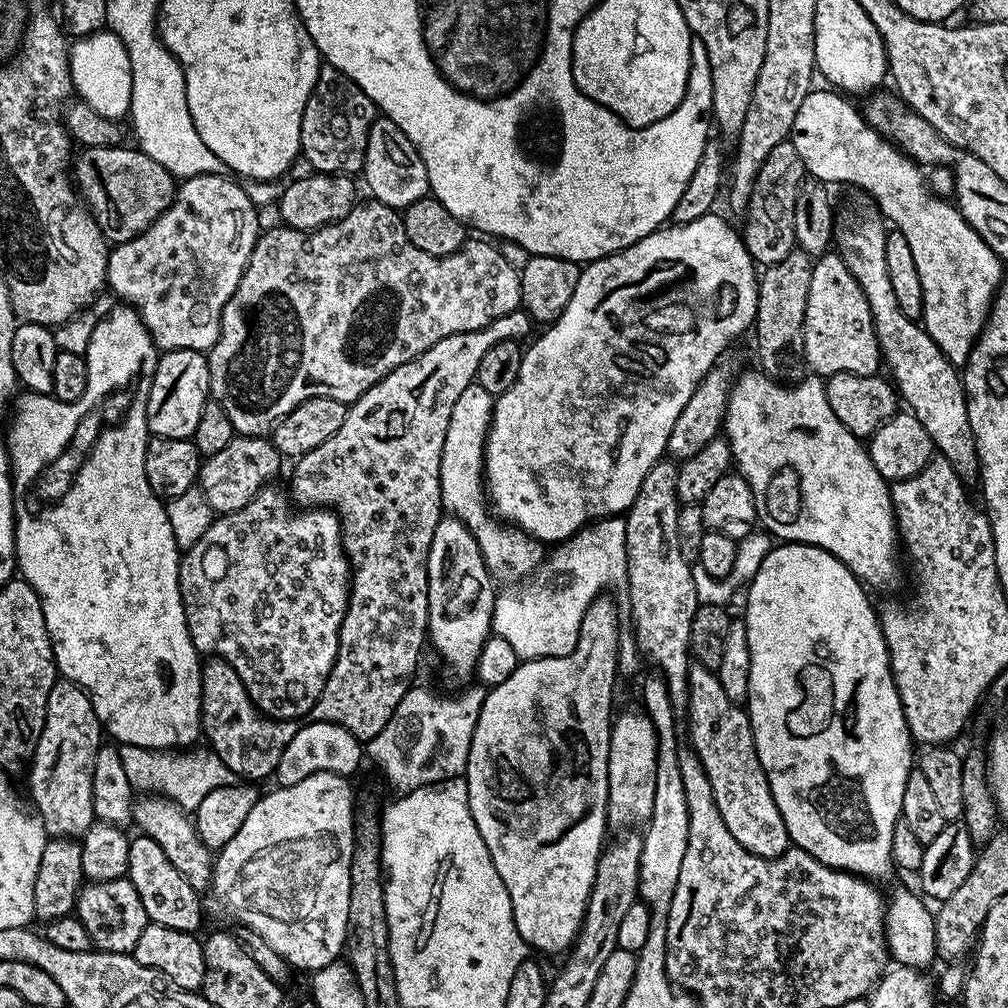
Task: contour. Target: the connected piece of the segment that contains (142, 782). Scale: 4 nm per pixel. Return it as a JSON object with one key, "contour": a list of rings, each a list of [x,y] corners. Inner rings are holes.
{"contour":[[[125,744],[120,748],[120,761],[122,770],[126,770],[126,778],[130,778],[137,793],[164,796],[188,814],[195,813],[198,802],[202,802],[210,790],[230,786],[238,780],[234,770],[230,770],[216,752],[204,746],[192,746],[187,750],[157,750]]]}

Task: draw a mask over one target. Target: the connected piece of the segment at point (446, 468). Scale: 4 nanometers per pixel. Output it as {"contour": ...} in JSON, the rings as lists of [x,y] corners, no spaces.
{"contour":[[[472,383],[470,386],[466,386],[466,390],[462,390],[462,395],[458,397],[458,402],[454,402],[454,410],[450,414],[450,426],[446,426],[446,442],[442,446],[442,466],[440,467],[440,503],[445,513],[457,516],[458,519],[463,522],[470,530],[470,534],[474,534],[474,538],[478,542],[478,546],[482,550],[484,555],[484,561],[488,567],[488,571],[492,573],[493,577],[500,578],[500,576],[516,576],[512,578],[524,578],[529,574],[536,571],[540,567],[542,561],[546,556],[546,548],[539,540],[535,540],[533,536],[528,536],[524,532],[521,532],[519,528],[515,526],[505,526],[493,513],[490,511],[489,501],[486,499],[486,485],[484,482],[484,444],[488,441],[488,427],[492,425],[492,406],[494,398],[486,390],[482,390],[482,386],[478,383]]]}

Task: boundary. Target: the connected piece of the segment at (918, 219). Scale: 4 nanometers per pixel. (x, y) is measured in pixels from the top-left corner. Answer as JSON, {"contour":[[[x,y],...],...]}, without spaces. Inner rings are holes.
{"contour":[[[813,90],[809,92],[808,97],[802,102],[802,106],[798,106],[798,114],[794,118],[794,126],[792,127],[794,143],[804,163],[805,173],[807,173],[809,177],[823,181],[824,184],[828,186],[834,186],[834,184],[854,184],[856,187],[862,188],[873,196],[869,197],[874,201],[881,217],[883,217],[889,225],[894,226],[895,231],[903,234],[906,238],[906,242],[910,242],[910,250],[914,253],[914,264],[918,266],[918,280],[922,282],[922,302],[924,303],[922,327],[924,331],[930,334],[930,338],[934,338],[934,342],[938,342],[938,346],[942,352],[946,354],[946,358],[951,364],[962,366],[968,361],[968,356],[972,353],[972,348],[976,345],[977,338],[979,338],[980,333],[984,330],[984,325],[988,322],[988,313],[992,311],[992,301],[996,298],[996,289],[1000,287],[1002,281],[1005,279],[1005,265],[994,254],[994,250],[990,250],[990,246],[986,246],[986,242],[982,242],[978,230],[974,230],[970,226],[970,222],[966,222],[966,218],[961,214],[959,208],[956,207],[951,199],[935,196],[932,193],[932,189],[928,186],[925,169],[921,167],[921,165],[911,160],[911,158],[909,158],[905,152],[900,151],[891,140],[877,132],[876,129],[864,119],[861,109],[859,107],[855,108],[855,106],[848,101],[851,99],[845,98],[839,91],[827,91],[828,92],[819,92],[819,90]]]}

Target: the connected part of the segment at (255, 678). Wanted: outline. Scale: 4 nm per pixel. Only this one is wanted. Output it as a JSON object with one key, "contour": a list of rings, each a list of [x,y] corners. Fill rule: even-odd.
{"contour":[[[276,486],[263,488],[253,500],[246,502],[246,506],[242,506],[242,510],[217,515],[206,530],[206,534],[202,534],[202,538],[198,538],[198,542],[194,542],[194,546],[187,549],[180,557],[180,597],[186,614],[188,633],[197,653],[208,658],[219,658],[230,666],[234,666],[238,678],[242,678],[242,682],[246,686],[248,697],[255,702],[256,707],[265,716],[273,720],[299,721],[301,718],[307,717],[311,713],[312,707],[316,705],[316,699],[322,694],[322,686],[326,686],[326,678],[330,674],[338,654],[340,627],[348,609],[349,587],[350,569],[348,556],[344,552],[344,543],[340,537],[339,516],[327,508],[294,510],[289,497],[285,493],[283,496]]]}

